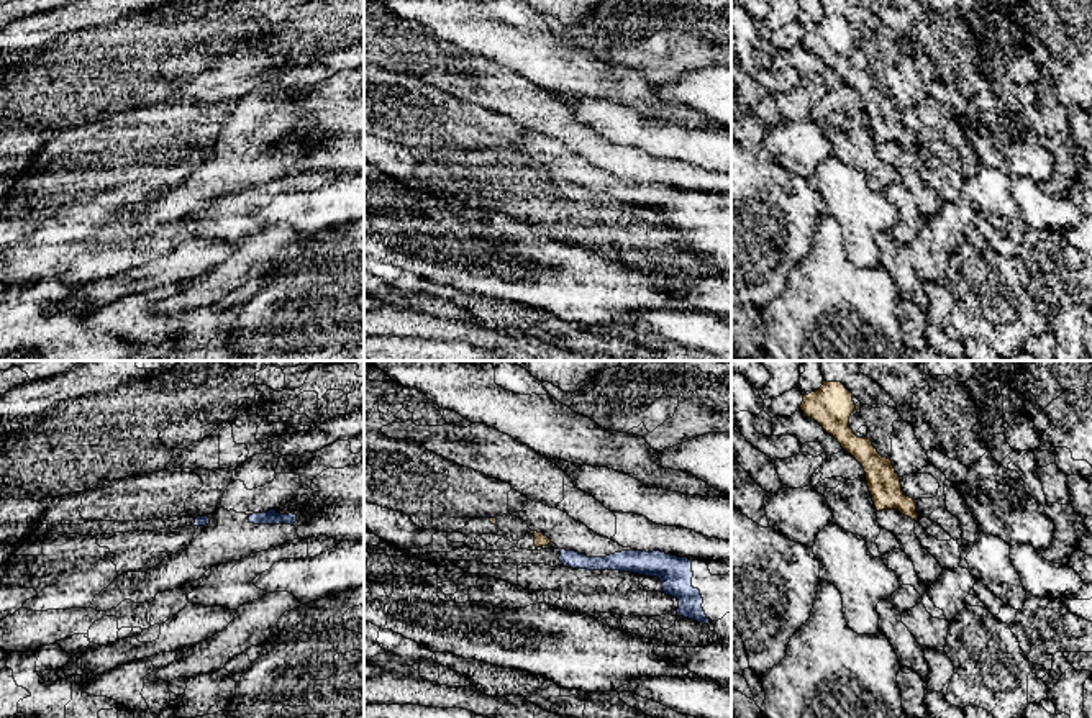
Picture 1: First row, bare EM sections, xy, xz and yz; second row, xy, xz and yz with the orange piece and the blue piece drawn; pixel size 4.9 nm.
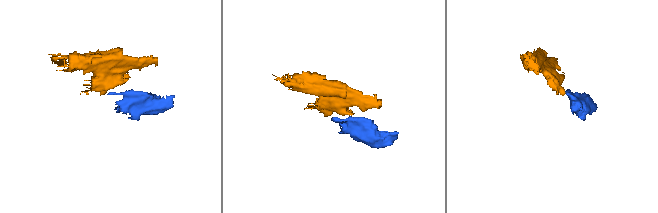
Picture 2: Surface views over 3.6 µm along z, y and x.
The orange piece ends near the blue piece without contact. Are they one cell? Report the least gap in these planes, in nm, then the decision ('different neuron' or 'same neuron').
60 nm apart; different neuron

